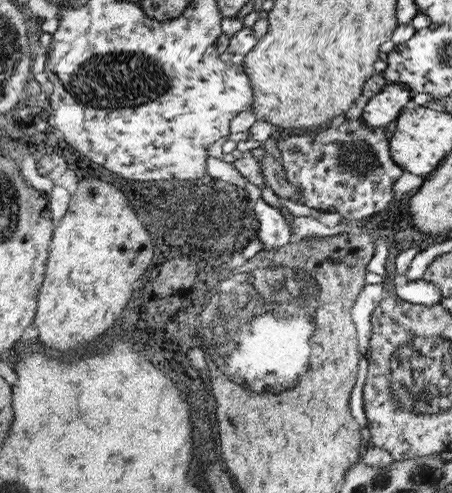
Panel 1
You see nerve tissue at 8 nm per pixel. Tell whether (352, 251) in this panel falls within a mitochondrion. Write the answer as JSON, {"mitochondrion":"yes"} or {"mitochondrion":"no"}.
{"mitochondrion":"no"}

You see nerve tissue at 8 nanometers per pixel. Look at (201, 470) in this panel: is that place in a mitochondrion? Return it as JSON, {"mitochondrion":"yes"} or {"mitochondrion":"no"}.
{"mitochondrion":"no"}

